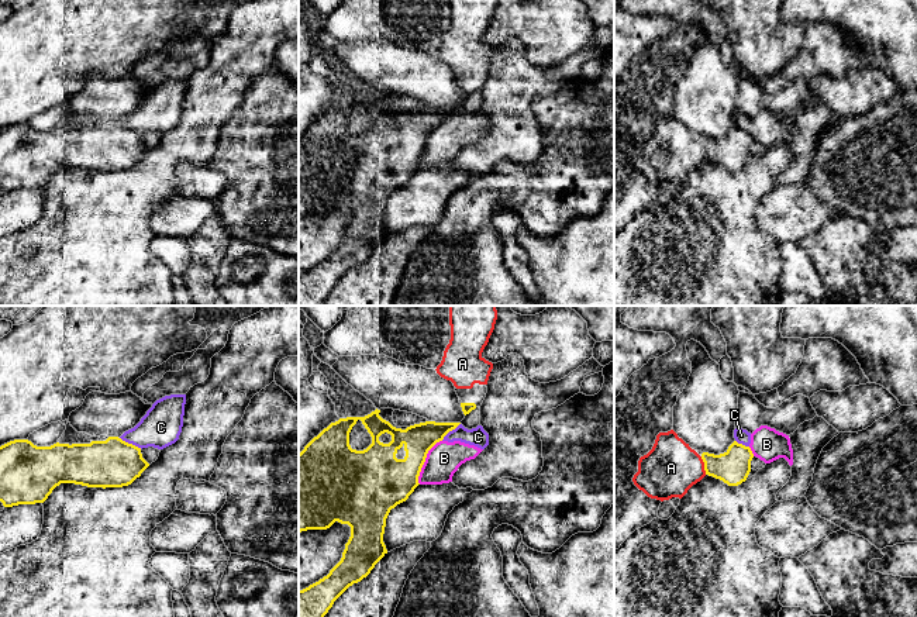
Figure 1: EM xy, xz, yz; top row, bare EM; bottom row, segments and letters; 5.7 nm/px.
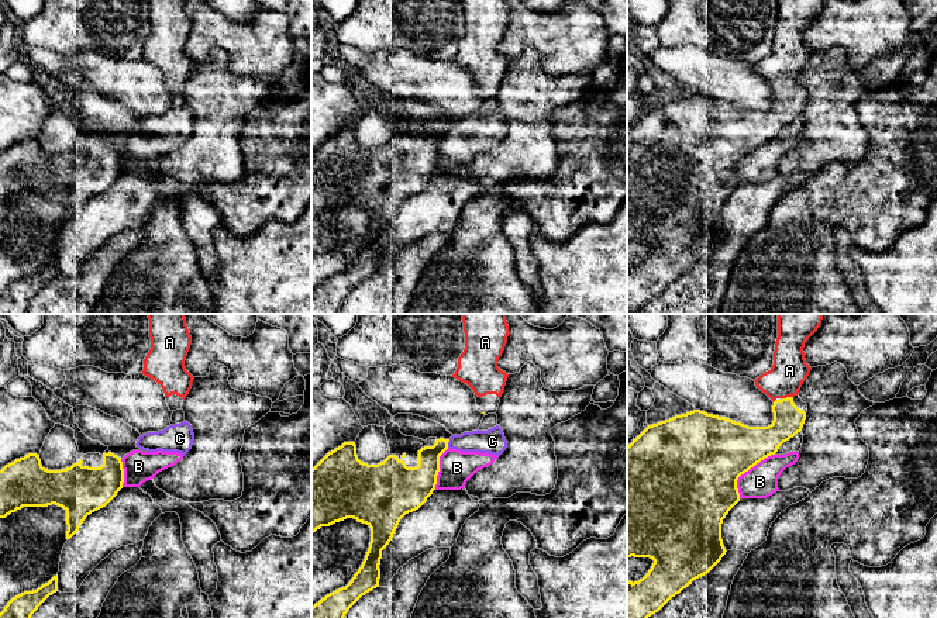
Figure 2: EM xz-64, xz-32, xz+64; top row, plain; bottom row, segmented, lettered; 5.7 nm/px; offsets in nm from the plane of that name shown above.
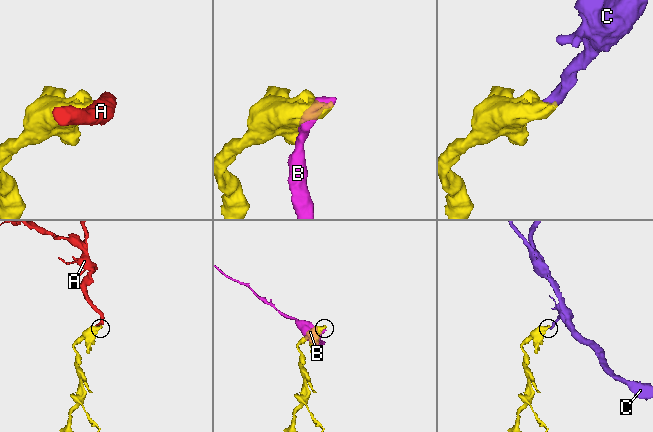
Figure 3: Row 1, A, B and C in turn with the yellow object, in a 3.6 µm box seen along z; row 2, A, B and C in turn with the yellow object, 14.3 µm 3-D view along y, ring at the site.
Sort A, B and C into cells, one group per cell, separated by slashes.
A / B C

